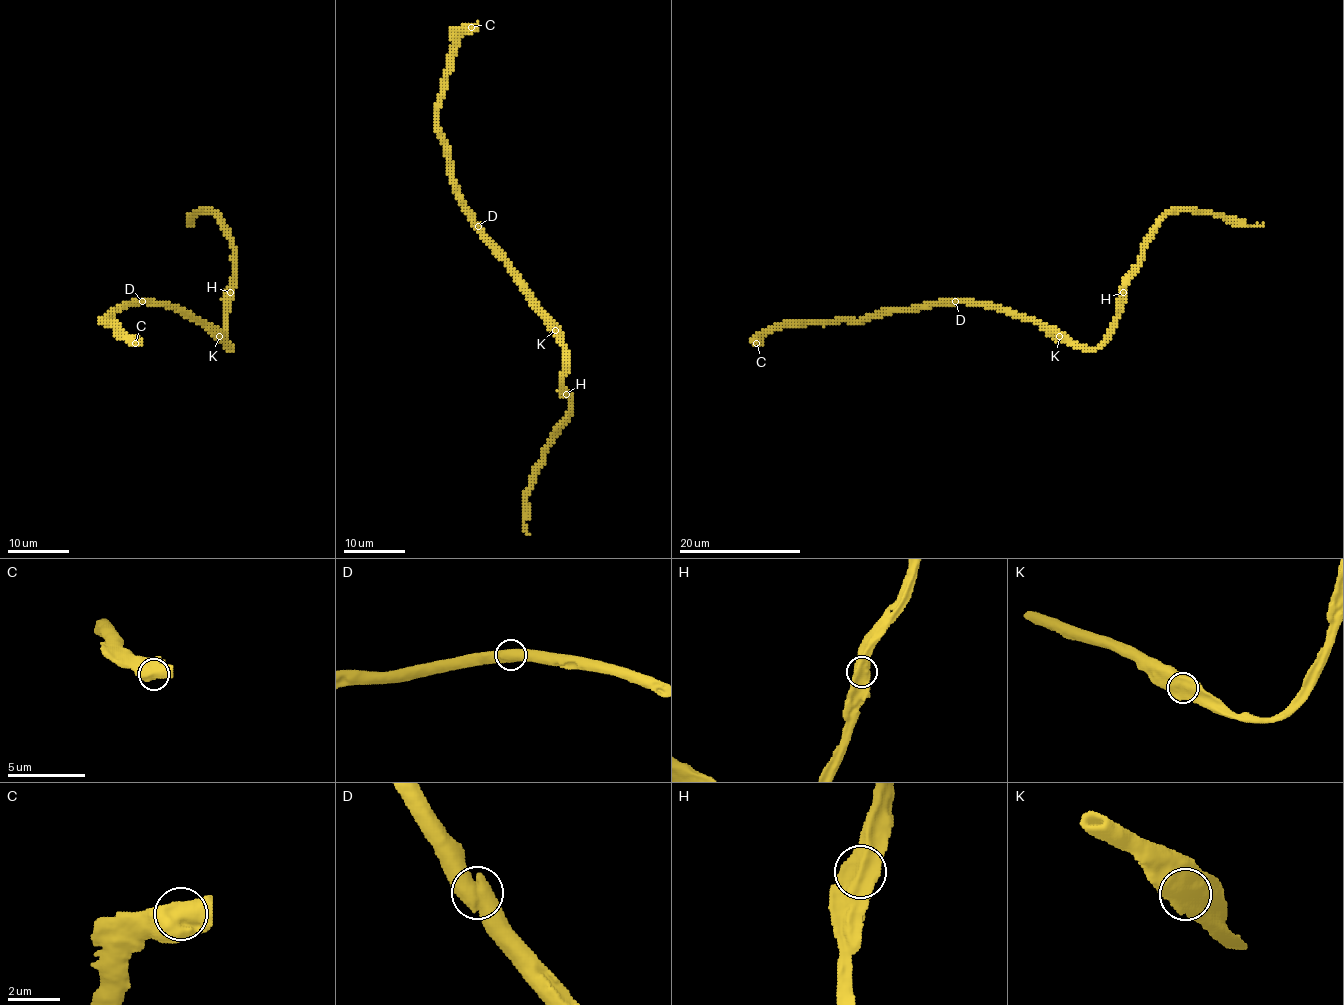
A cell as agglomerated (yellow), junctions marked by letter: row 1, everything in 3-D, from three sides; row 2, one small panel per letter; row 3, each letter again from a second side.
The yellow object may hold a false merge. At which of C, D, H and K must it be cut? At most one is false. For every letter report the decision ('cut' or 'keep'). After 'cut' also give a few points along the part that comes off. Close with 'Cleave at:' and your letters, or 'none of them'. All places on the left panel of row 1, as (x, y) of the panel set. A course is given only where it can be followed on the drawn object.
C: keep
D: keep
H: keep
K: keep
Cleave at: none of them

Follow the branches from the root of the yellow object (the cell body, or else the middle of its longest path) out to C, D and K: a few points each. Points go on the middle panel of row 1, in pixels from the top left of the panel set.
C: (539, 307), (512, 265), (475, 222), (460, 195), (439, 127), (439, 100), (449, 48), (471, 27)
D: (539, 307), (512, 265), (478, 227)
K: (539, 307), (539, 314), (555, 330)

